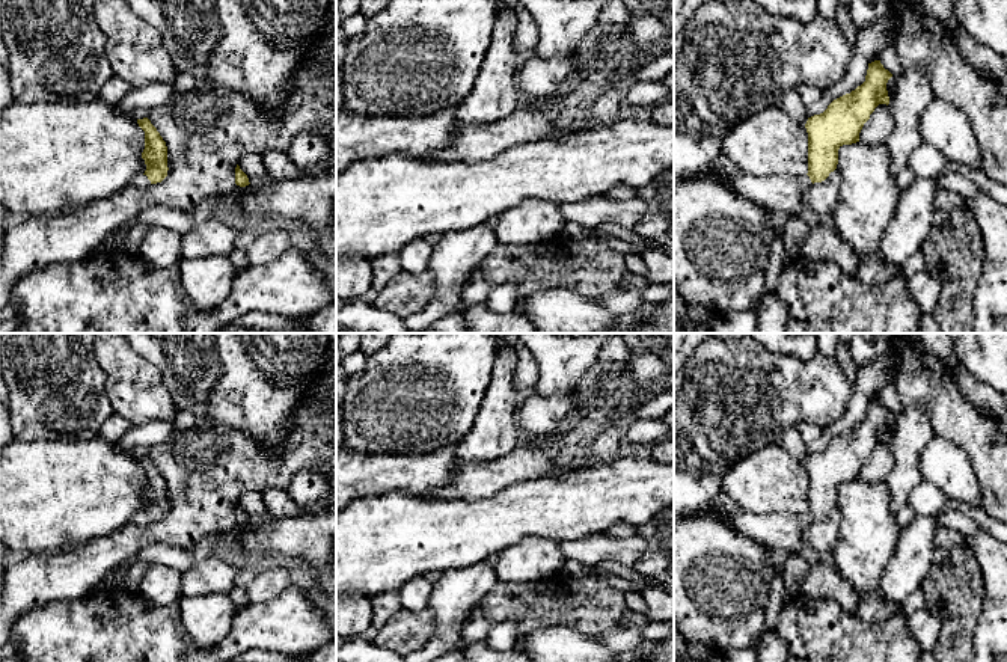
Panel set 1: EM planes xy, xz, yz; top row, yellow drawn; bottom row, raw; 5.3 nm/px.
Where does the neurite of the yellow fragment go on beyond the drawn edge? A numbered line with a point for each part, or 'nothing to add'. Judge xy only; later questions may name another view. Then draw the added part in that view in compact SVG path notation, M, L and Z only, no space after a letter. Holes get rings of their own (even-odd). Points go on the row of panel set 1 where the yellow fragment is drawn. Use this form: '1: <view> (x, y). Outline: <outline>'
1: xy (140, 181). Outline: M136 175L130 179L128 185L137 187L137 188L146 188L151 185L151 181L146 175Z

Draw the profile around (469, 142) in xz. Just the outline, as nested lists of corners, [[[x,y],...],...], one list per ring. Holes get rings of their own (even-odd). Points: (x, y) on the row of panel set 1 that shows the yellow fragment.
[[[541,107],[516,109],[510,116],[488,125],[469,125],[457,121],[448,146],[422,158],[478,163],[519,143],[565,134],[567,131],[558,128]]]

